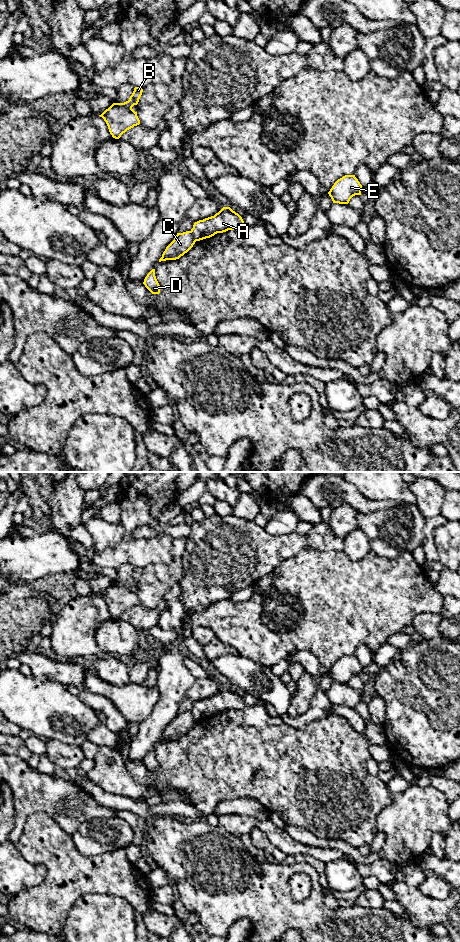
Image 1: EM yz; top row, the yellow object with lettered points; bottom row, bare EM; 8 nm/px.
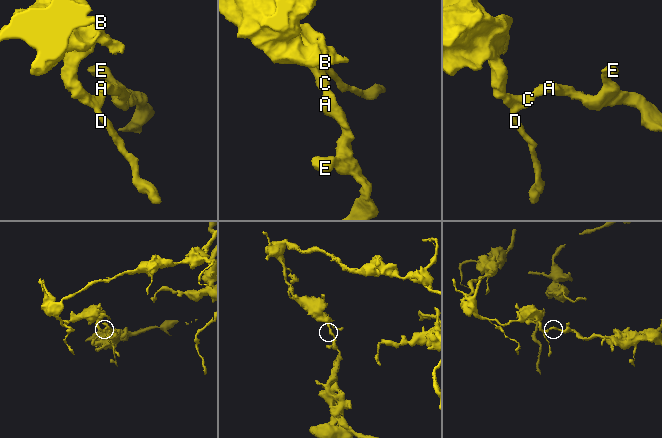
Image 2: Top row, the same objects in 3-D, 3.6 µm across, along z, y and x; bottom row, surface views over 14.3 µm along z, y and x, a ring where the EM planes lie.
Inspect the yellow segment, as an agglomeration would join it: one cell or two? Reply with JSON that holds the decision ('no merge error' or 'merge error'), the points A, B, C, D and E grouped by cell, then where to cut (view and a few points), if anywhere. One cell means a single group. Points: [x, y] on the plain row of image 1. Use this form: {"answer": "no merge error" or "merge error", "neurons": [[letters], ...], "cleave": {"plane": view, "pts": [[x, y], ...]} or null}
{"answer": "merge error", "neurons": [["A", "E"], ["B", "C", "D"]], "cleave": {"plane": "yz", "pts": [[190, 711], [195, 721]]}}

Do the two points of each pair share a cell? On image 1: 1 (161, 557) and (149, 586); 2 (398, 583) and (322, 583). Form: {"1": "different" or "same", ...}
{"1": "different", "2": "same"}

